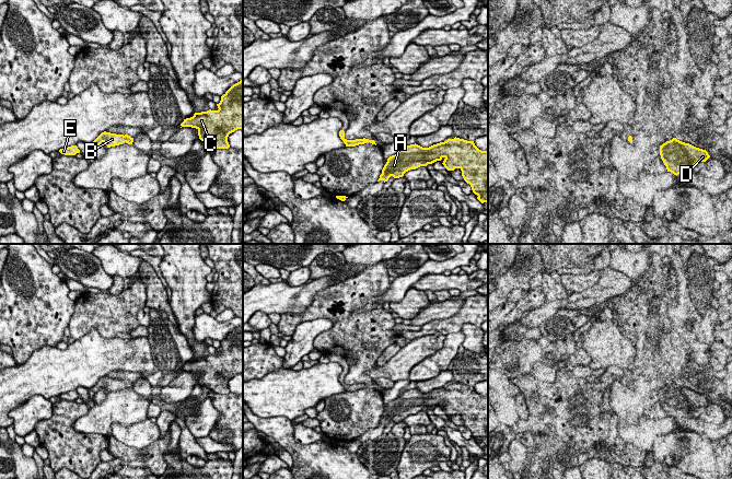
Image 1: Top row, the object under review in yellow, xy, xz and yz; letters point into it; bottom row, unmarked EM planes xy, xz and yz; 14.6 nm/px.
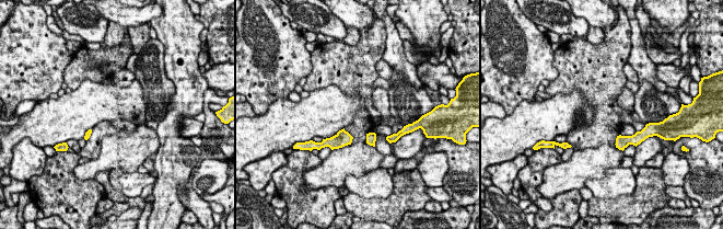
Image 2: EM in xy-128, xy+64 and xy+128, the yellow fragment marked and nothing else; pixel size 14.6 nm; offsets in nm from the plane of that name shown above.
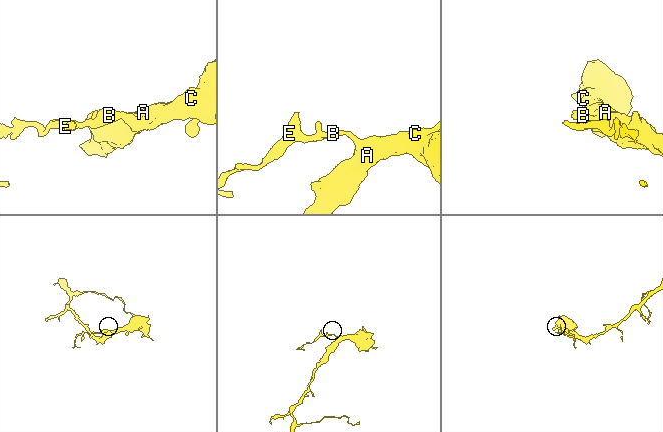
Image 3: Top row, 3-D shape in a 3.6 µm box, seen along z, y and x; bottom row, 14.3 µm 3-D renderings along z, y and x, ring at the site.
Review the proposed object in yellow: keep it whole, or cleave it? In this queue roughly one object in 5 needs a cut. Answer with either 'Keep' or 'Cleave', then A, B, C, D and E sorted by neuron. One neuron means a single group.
Keep. Groups: A B C D E

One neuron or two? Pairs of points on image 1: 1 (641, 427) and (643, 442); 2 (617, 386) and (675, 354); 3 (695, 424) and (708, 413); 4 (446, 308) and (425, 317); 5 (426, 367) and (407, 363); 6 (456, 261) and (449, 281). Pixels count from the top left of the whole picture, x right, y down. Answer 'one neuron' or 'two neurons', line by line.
1: one neuron
2: two neurons
3: two neurons
4: one neuron
5: two neurons
6: two neurons

